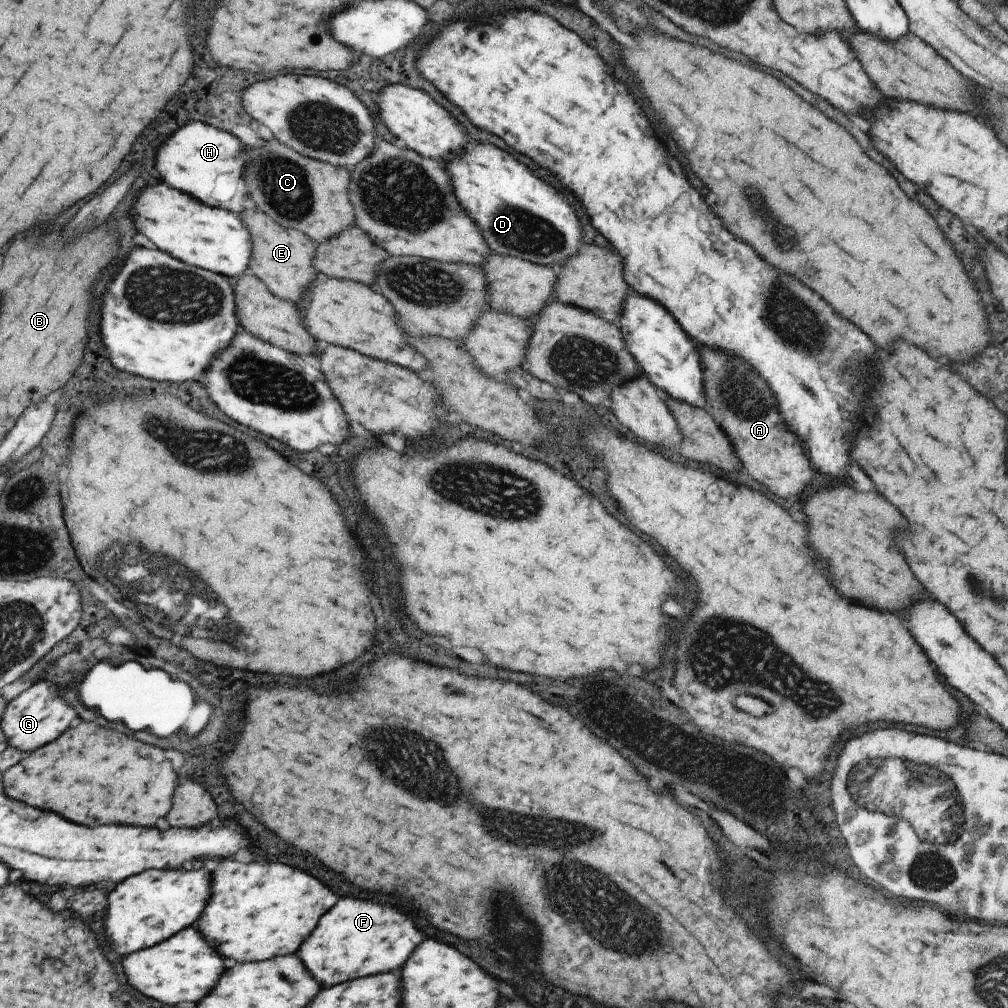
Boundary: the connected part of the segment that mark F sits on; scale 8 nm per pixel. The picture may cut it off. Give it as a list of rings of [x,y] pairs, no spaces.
[[[339,898],[331,912],[325,912],[307,942],[299,946],[299,960],[323,986],[333,986],[359,976],[371,976],[401,968],[407,956],[423,940],[413,920],[395,906],[359,898]]]

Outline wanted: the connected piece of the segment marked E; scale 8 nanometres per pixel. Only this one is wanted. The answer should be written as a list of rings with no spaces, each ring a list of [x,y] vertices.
[[[252,206],[237,212],[236,216],[243,222],[251,238],[251,258],[247,262],[247,272],[255,275],[273,296],[297,304],[317,273],[311,264],[316,243],[295,229],[277,224],[267,214]]]

